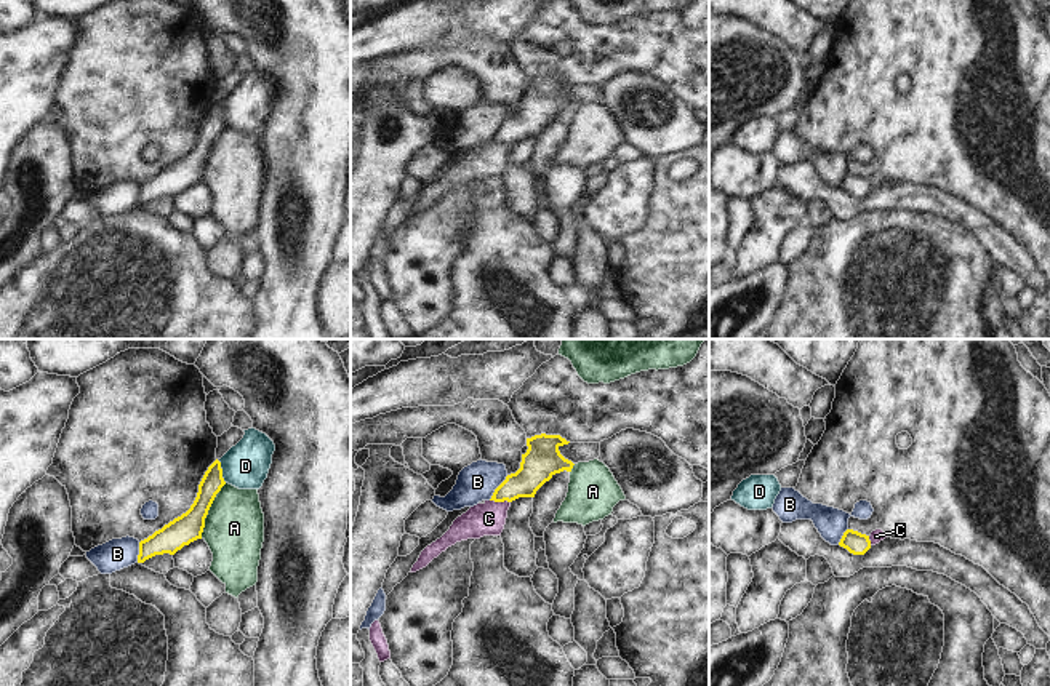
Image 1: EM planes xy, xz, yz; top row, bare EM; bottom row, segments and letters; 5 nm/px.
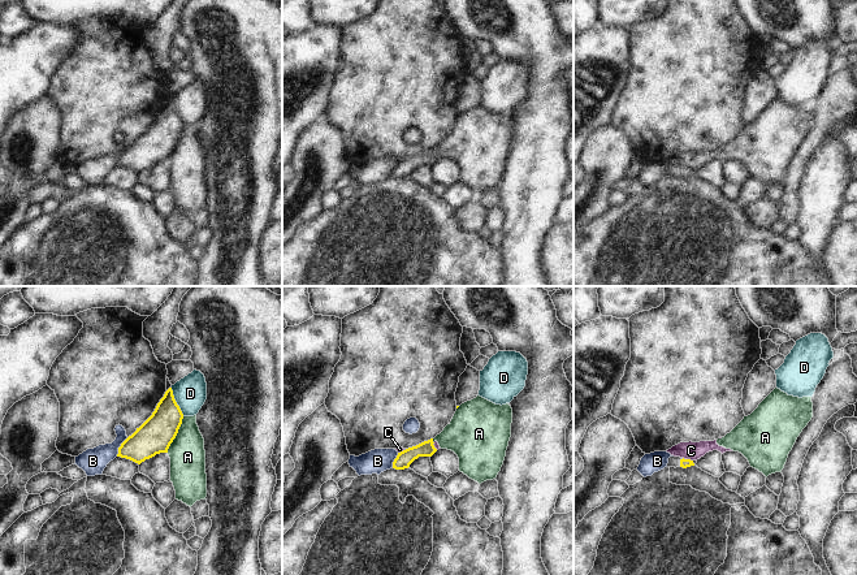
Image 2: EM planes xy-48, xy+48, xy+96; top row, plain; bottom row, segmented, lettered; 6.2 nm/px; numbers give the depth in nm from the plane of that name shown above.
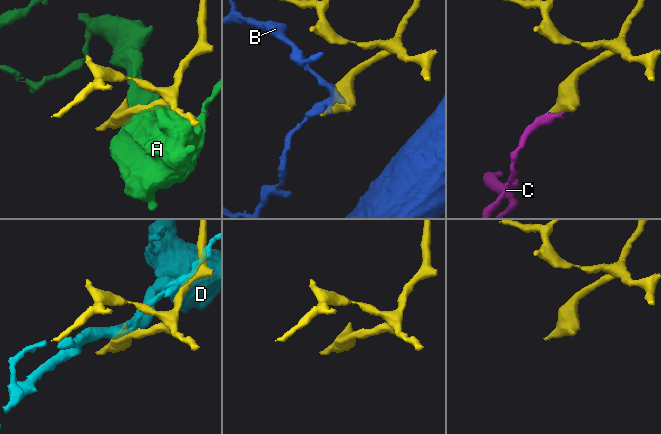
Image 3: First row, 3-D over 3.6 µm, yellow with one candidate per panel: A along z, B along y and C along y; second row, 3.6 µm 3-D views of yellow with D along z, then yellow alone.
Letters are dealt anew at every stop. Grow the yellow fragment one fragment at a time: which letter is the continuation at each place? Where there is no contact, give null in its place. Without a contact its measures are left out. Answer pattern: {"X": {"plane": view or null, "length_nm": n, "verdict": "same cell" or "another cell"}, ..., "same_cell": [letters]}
{"A": {"plane": "xy", "length_nm": 300, "verdict": "another cell"}, "B": {"plane": "xz", "length_nm": 160, "verdict": "another cell"}, "C": {"plane": "xz", "length_nm": 110, "verdict": "another cell"}, "D": {"plane": "xy", "length_nm": 120, "verdict": "another cell"}, "same_cell": []}

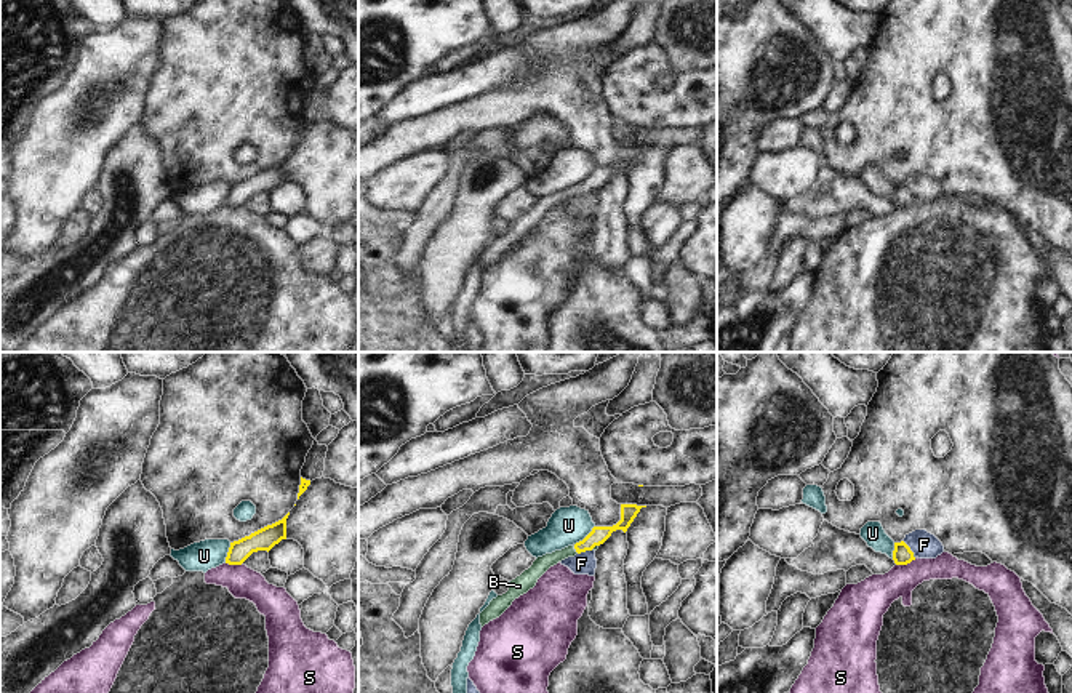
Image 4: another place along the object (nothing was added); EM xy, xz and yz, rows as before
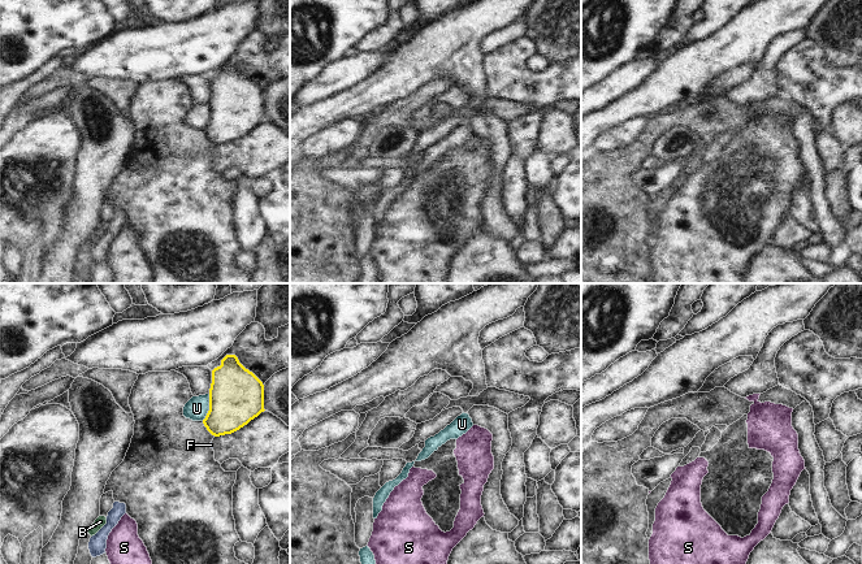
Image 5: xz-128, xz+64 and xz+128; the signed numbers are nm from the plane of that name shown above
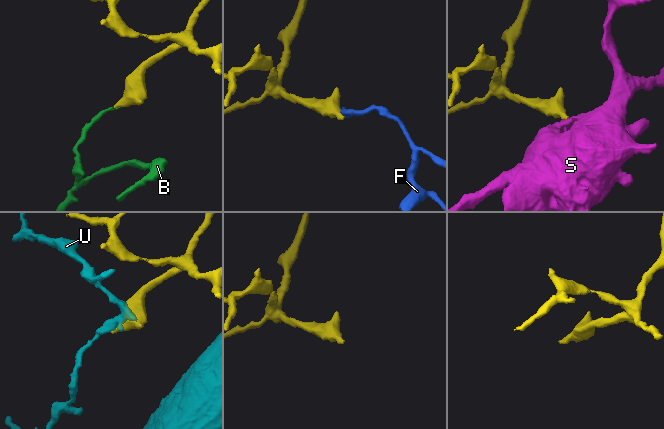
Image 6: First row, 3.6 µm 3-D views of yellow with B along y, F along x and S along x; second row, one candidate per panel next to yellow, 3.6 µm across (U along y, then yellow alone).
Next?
{"B": {"plane": "xz", "length_nm": 50, "verdict": "same cell"}, "F": {"plane": "xz", "length_nm": 80, "verdict": "another cell"}, "S": {"plane": "yz", "length_nm": 110, "verdict": "another cell"}, "U": {"plane": "xz", "length_nm": 140, "verdict": "another cell"}, "same_cell": ["B"]}

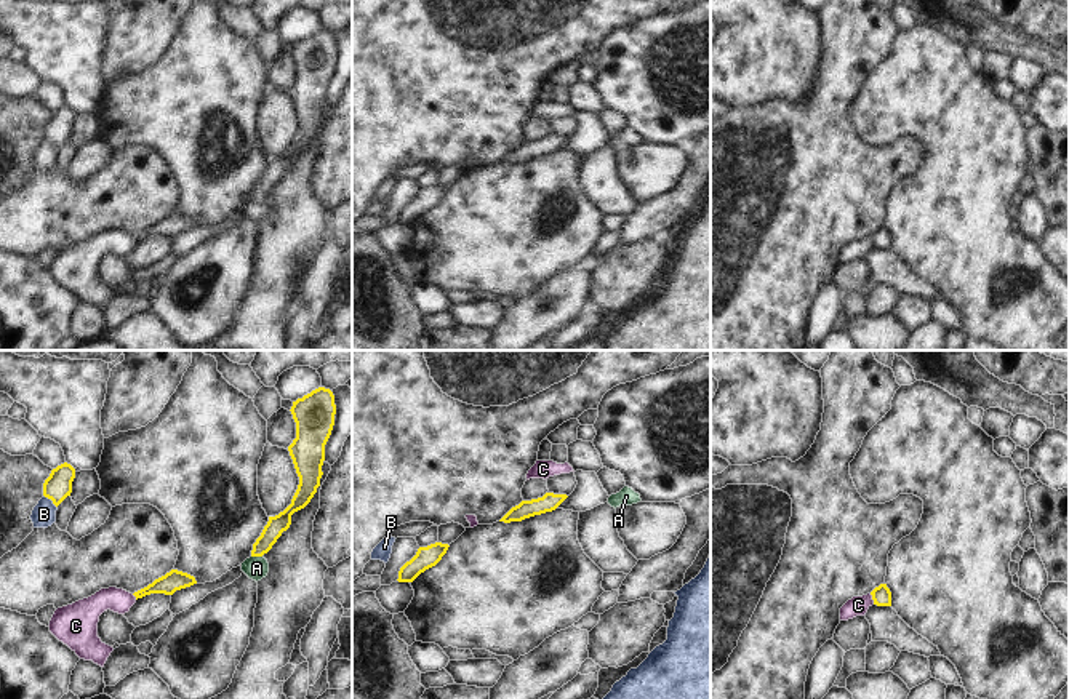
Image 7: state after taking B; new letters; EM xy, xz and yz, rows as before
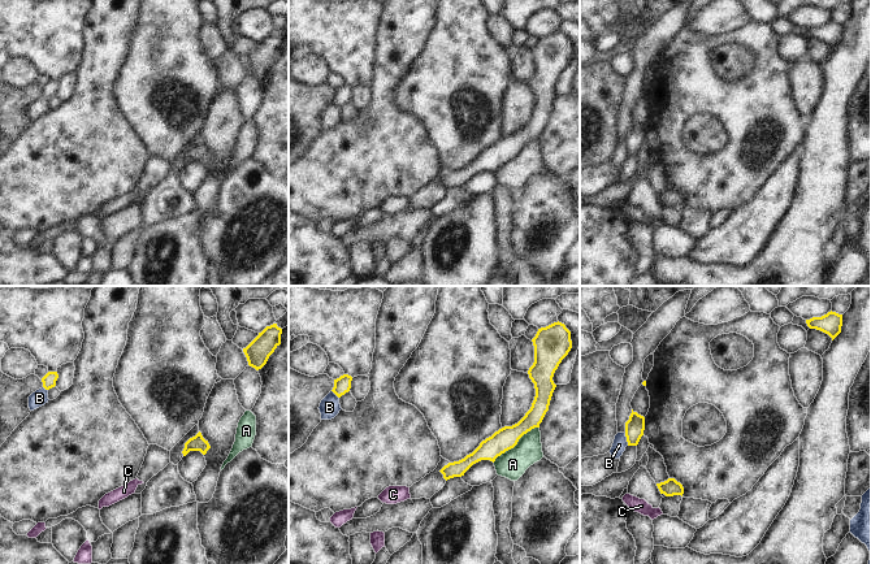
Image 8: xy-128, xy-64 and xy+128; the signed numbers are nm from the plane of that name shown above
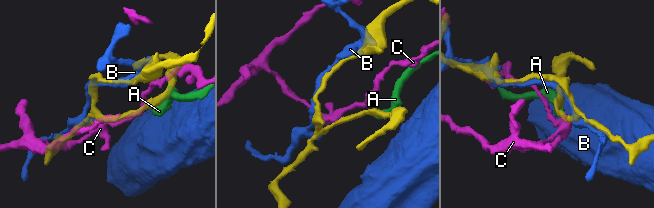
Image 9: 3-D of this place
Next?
{"A": {"plane": "xy", "length_nm": 60, "verdict": "another cell"}, "B": {"plane": "xy", "length_nm": 100, "verdict": "another cell"}, "C": {"plane": "yz", "length_nm": 60, "verdict": "another cell"}, "same_cell": []}

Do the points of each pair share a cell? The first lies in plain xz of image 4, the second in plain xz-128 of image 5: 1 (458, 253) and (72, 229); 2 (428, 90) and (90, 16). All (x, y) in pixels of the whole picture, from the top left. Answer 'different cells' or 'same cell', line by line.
1: same cell
2: different cells

